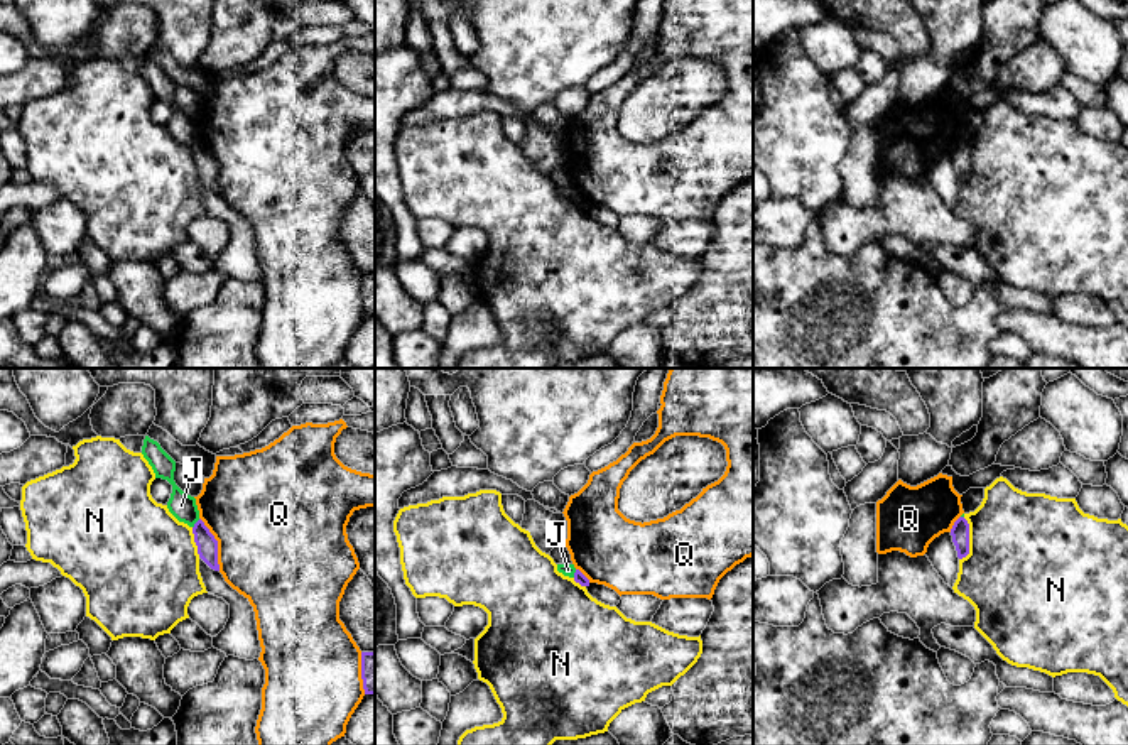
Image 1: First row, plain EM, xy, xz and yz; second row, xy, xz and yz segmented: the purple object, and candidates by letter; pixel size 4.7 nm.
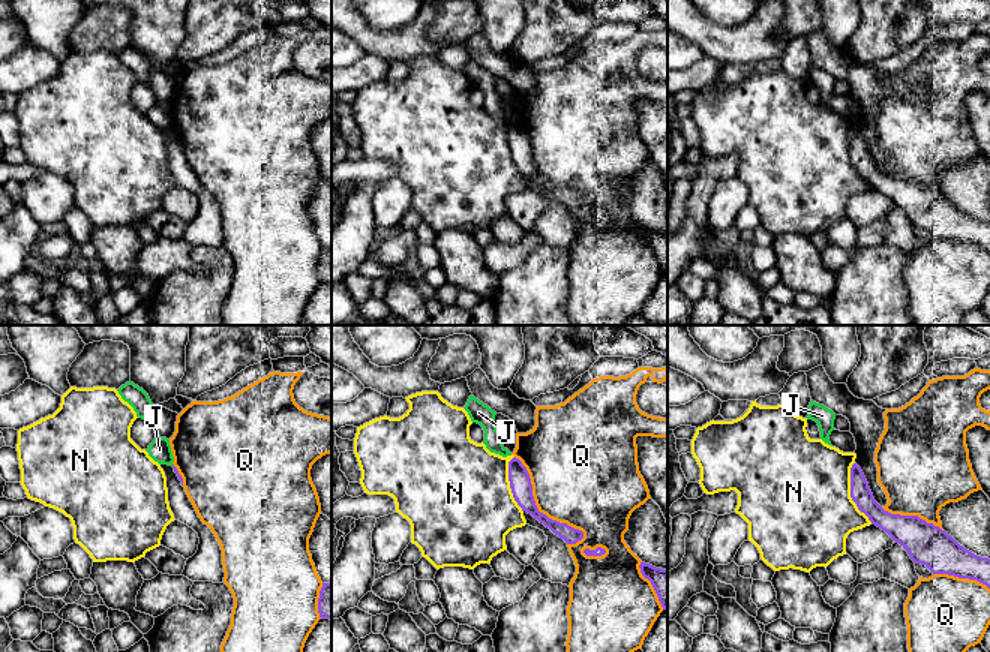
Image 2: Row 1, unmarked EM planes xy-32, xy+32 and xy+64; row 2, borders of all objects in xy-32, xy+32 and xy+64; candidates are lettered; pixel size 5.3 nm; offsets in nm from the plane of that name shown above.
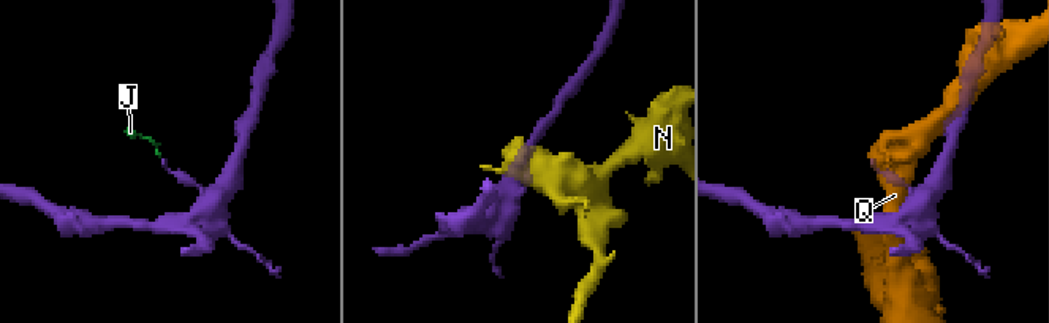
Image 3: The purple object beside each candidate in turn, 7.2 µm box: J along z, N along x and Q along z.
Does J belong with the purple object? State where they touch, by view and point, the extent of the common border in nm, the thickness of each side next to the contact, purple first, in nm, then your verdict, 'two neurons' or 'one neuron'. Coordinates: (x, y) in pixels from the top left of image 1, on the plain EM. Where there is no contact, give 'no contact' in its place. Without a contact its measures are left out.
meets purple in xy at (195, 146); contact 60 nm long; 100 nm thick on the purple side, 120 nm on the other; one neuron

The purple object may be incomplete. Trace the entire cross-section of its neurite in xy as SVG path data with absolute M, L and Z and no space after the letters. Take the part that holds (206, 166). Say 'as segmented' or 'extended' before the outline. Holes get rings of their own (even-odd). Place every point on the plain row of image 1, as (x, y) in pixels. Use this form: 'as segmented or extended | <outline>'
extended | M149 57L144 61L142 76L152 88L155 100L167 101L172 106L172 115L167 123L169 133L193 150L194 164L199 179L214 193L218 186L218 162L199 140L196 120L184 115L174 103L176 83L160 69L160 66Z

